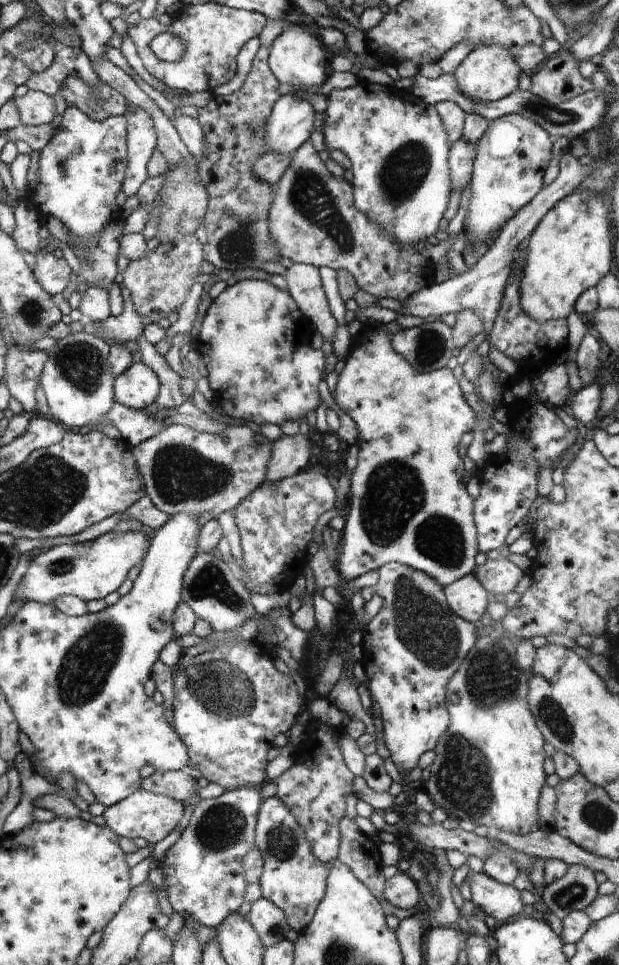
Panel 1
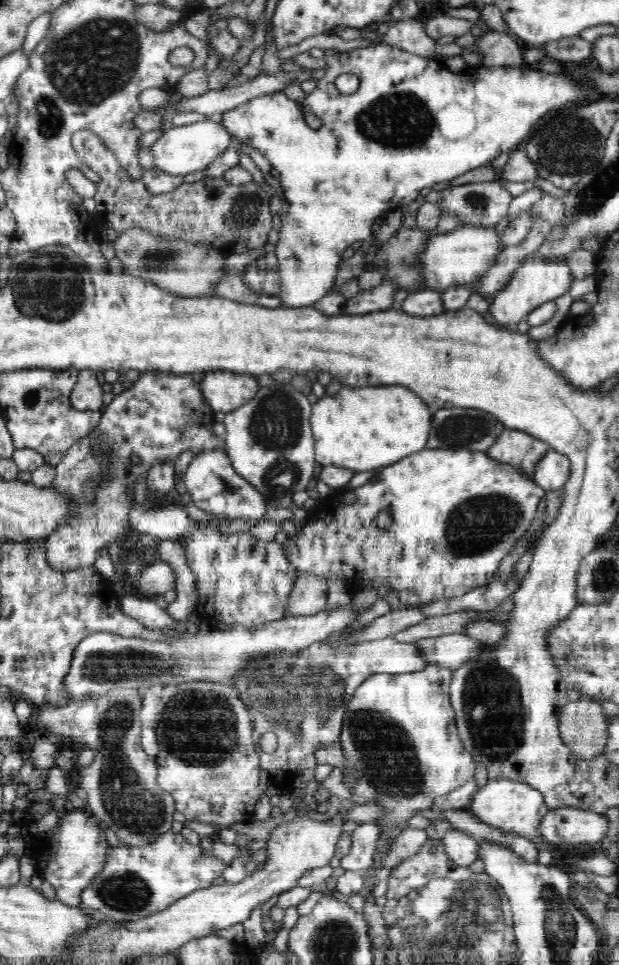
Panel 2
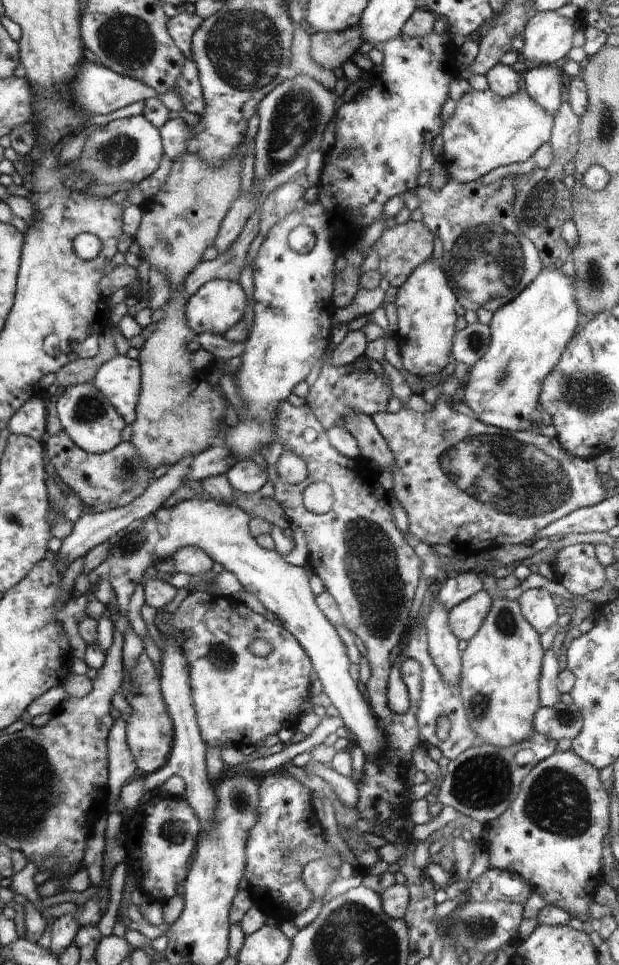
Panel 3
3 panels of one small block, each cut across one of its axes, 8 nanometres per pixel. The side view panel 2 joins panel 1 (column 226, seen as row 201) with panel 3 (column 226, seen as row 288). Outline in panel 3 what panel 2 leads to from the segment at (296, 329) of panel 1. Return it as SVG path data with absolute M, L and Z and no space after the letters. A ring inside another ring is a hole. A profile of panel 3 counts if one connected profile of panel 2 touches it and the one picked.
M211 280L188 300L188 325L196 335L224 335L243 318L246 294L239 281Z

